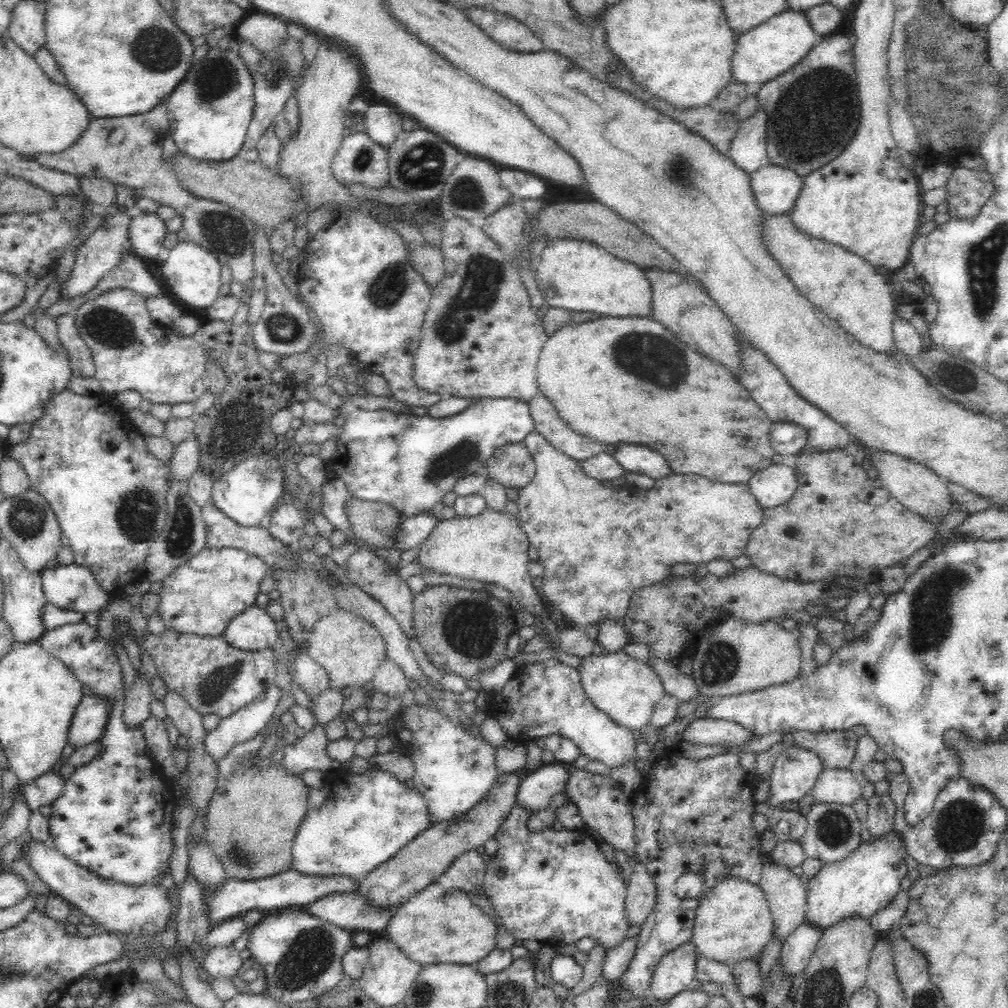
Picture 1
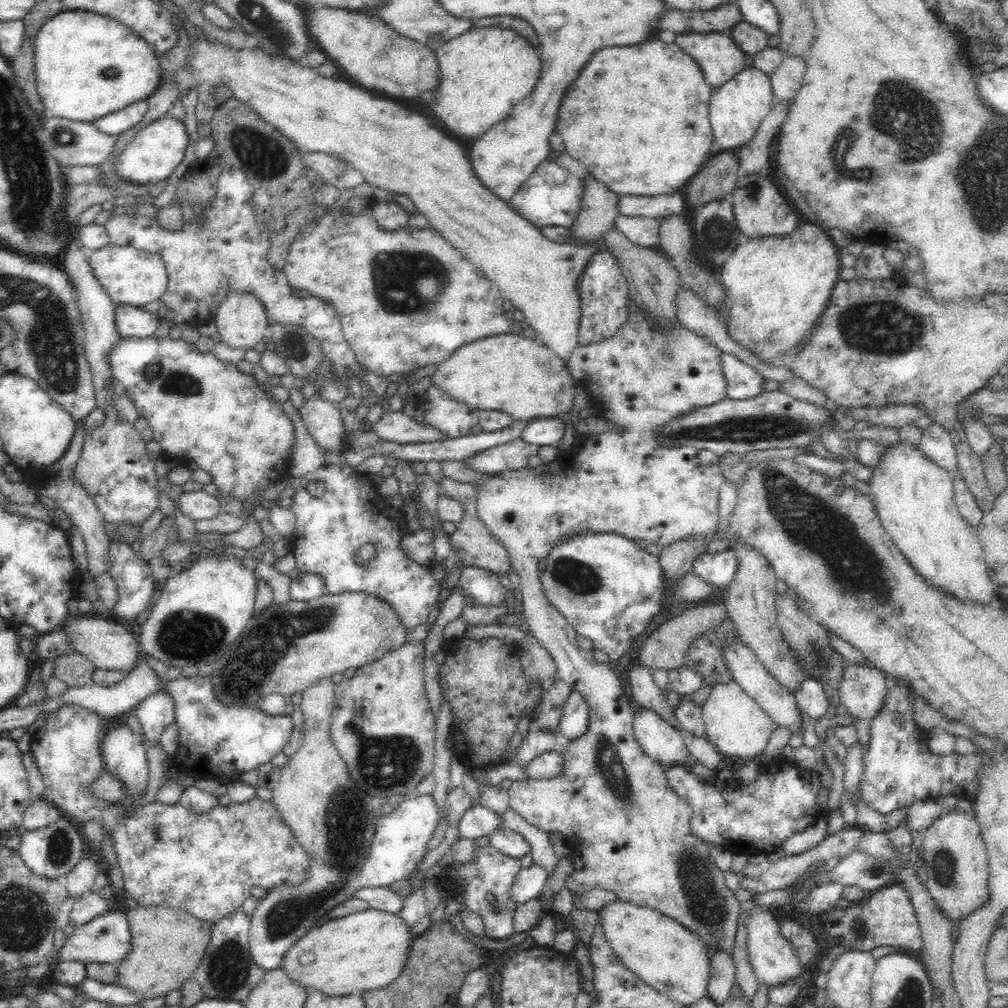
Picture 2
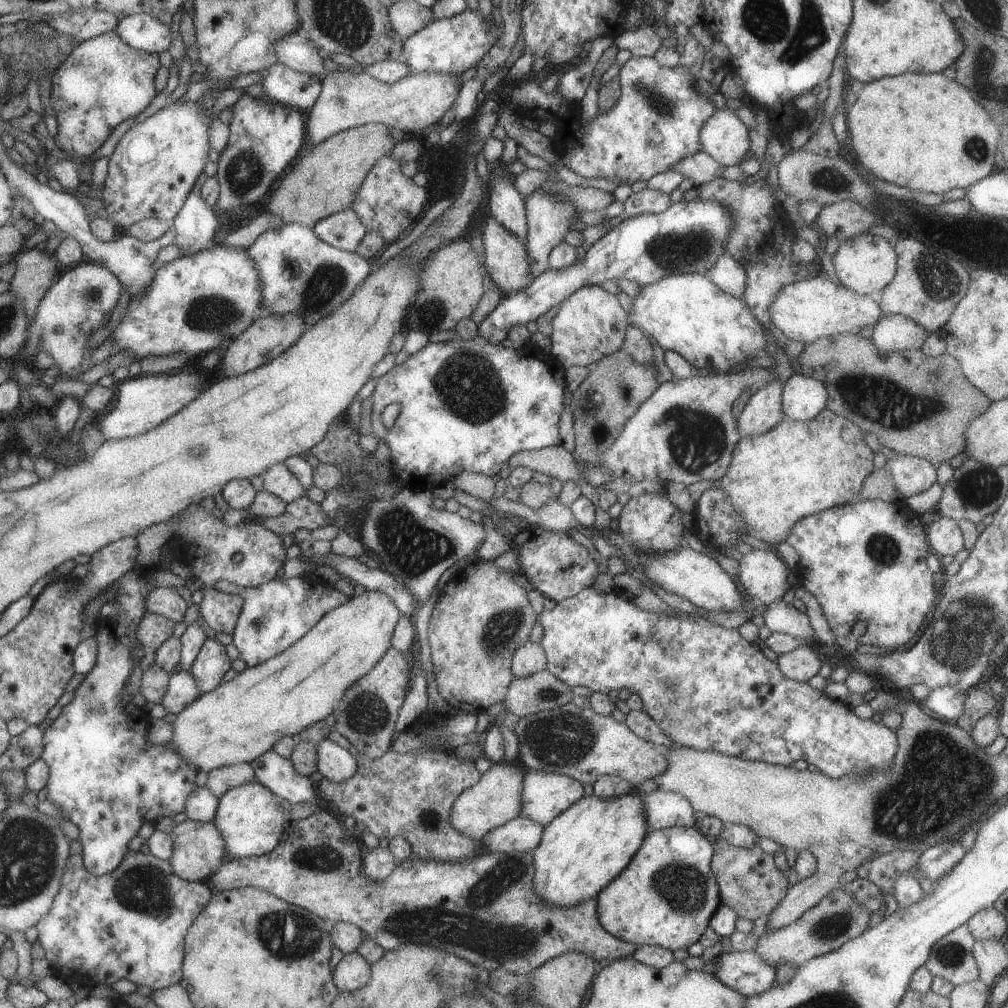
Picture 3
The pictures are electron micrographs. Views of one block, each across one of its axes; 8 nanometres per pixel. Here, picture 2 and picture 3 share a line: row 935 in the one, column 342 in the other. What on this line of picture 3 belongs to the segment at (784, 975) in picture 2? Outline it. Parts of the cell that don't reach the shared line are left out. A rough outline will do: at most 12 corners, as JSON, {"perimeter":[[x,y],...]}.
{"perimeter":[[326,738],[317,744],[318,768],[342,784],[357,771],[348,749]]}

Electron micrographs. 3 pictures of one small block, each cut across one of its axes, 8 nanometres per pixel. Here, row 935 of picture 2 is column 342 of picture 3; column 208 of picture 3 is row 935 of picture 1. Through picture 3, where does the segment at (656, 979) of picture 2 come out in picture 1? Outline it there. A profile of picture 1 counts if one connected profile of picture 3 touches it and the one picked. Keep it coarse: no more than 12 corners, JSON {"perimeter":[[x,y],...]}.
{"perimeter":[[759,884],[705,891],[690,942],[733,967],[773,937]]}

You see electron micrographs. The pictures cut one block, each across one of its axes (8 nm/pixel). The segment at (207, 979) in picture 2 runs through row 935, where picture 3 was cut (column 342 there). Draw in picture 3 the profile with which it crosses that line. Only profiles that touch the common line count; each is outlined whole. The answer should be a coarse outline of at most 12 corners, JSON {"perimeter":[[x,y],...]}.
{"perimeter":[[352,208],[322,218],[320,240],[355,253],[366,226]]}

